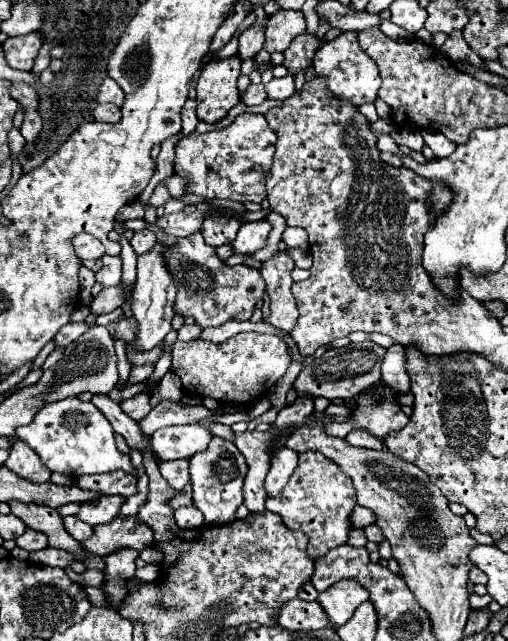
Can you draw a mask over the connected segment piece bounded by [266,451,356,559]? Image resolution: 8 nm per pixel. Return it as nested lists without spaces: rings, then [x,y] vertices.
[[[316,451],[300,453],[300,463],[292,473],[288,485],[284,487],[280,497],[268,497],[266,509],[278,513],[288,529],[298,529],[308,535],[308,555],[312,559],[322,557],[332,547],[346,543],[348,531],[352,529],[348,523],[348,515],[356,505],[356,495],[352,481],[340,471],[336,463]]]

